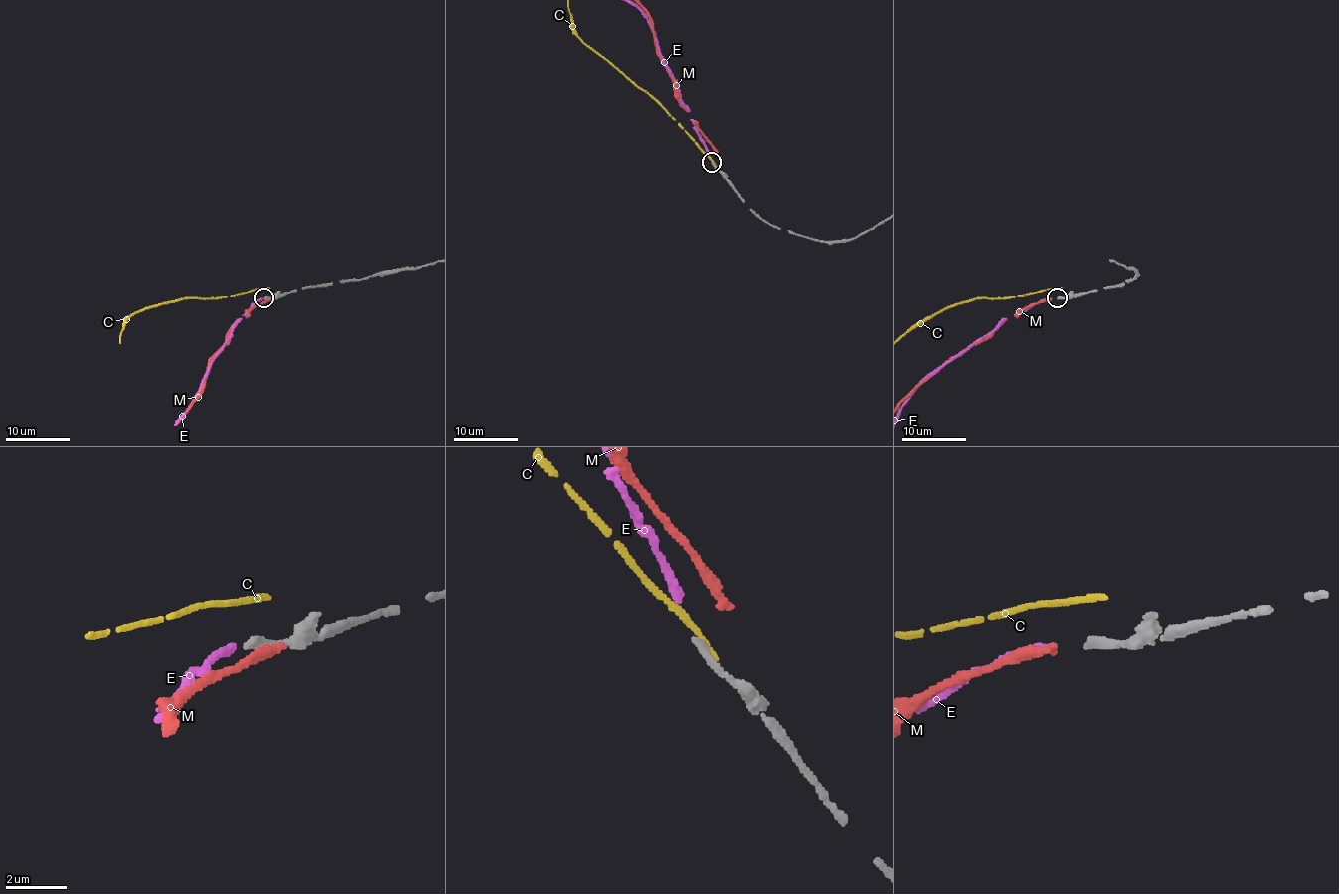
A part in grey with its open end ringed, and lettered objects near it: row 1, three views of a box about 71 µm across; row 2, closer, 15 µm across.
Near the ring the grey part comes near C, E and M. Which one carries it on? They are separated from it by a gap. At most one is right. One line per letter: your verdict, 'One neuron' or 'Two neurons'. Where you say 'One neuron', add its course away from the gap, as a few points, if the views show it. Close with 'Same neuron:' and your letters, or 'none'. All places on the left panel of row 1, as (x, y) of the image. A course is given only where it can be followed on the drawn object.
C: Two neurons
E: One neuron
M: Two neurons
Same neuron: E

